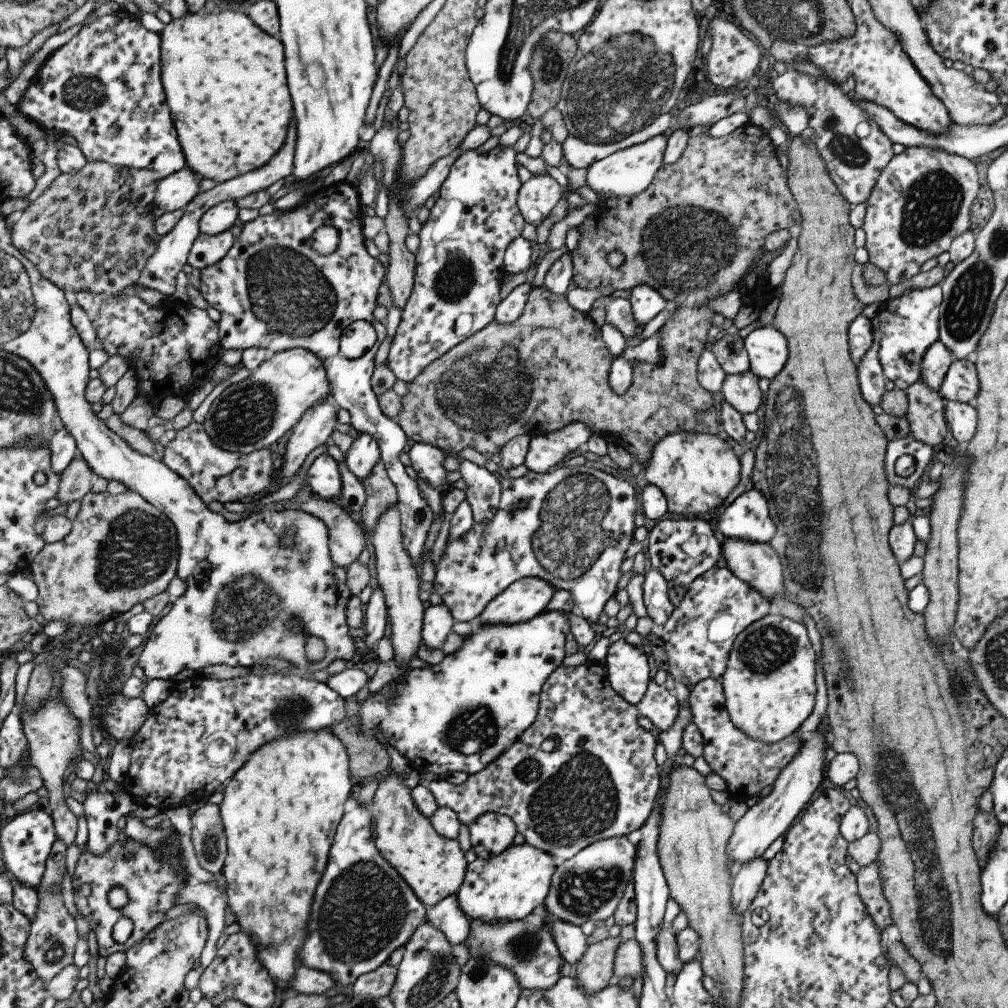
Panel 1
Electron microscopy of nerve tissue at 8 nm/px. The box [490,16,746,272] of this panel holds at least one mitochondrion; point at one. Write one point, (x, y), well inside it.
(603, 102)

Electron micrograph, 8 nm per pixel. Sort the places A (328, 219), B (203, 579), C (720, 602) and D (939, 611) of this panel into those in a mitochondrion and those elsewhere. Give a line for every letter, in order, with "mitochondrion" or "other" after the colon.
A: other
B: mitochondrion
C: other
D: other

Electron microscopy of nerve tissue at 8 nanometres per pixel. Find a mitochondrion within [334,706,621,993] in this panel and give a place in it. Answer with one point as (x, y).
(523, 948)

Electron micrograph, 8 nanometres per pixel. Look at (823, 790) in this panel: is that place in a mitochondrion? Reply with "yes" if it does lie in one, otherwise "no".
no

